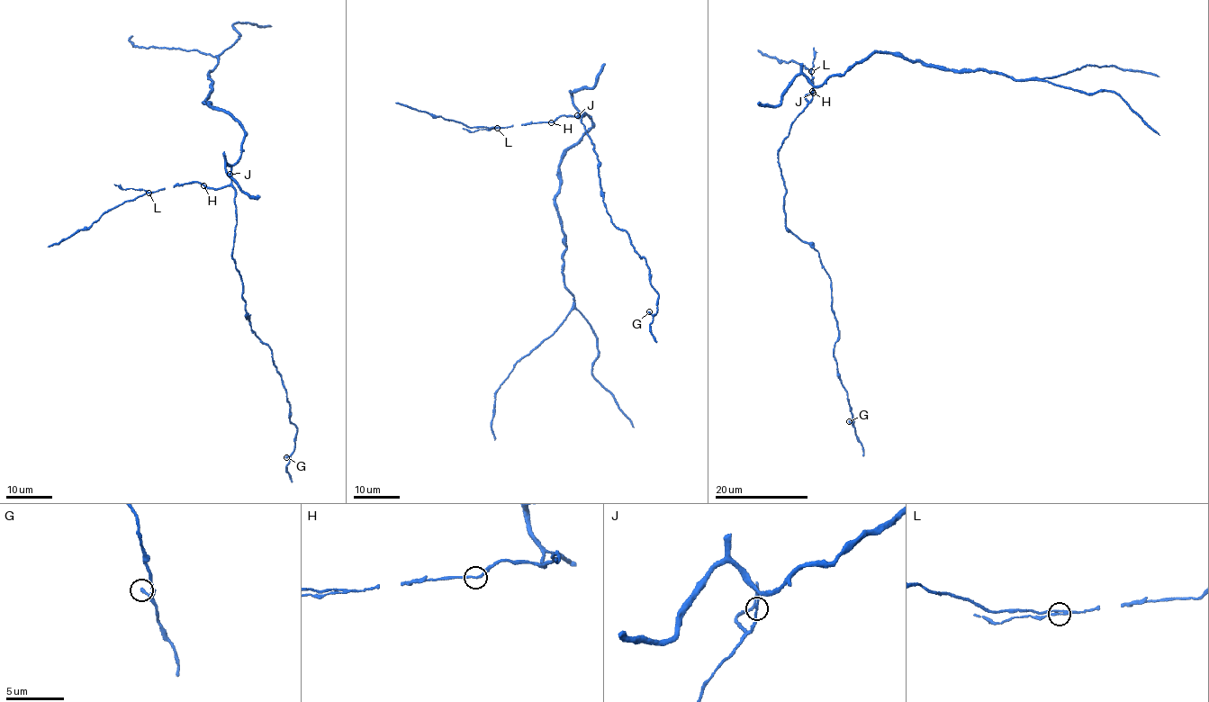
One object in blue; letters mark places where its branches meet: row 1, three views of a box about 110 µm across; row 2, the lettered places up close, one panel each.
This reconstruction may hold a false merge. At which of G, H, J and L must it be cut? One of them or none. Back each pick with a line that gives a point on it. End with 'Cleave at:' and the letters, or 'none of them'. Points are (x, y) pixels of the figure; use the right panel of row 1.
L: Place: (811, 71)
Cleave at: L

